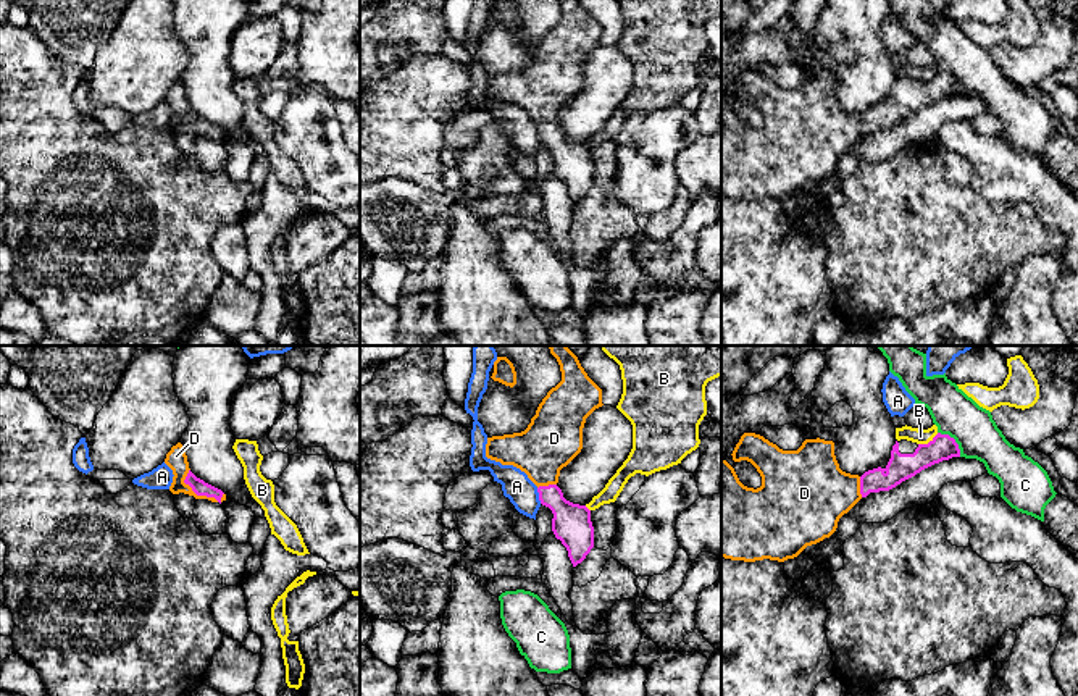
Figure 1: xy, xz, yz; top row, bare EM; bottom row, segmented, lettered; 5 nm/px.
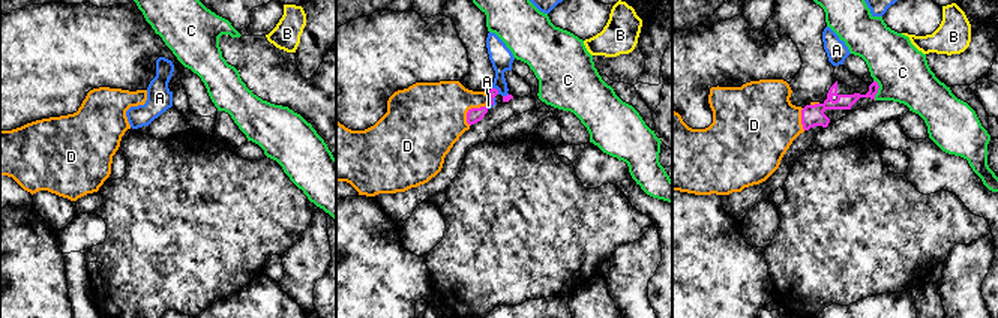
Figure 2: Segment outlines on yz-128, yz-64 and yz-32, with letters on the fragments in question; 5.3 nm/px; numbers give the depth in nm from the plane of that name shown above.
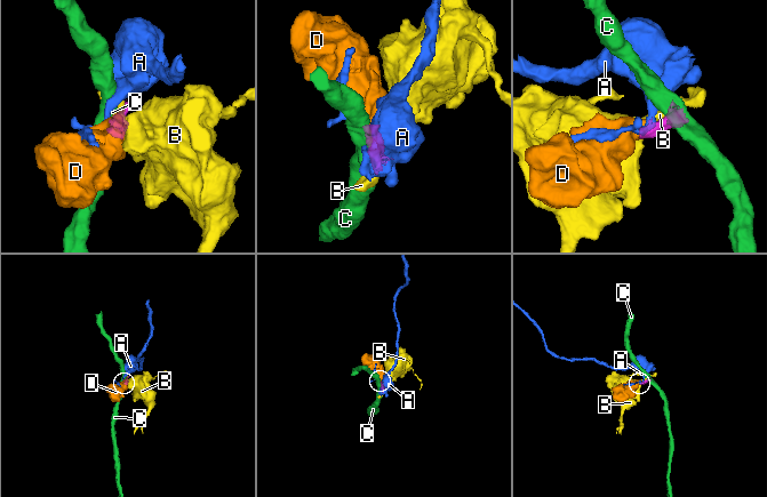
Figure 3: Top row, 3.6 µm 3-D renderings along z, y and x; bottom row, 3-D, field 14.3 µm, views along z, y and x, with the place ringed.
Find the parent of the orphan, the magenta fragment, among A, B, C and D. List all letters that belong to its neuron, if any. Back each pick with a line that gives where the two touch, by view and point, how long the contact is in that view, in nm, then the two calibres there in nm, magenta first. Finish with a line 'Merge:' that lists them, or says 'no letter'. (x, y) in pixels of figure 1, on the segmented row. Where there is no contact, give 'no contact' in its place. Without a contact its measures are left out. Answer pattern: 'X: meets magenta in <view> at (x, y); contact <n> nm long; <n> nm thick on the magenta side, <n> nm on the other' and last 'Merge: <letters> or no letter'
D: meets magenta in xy at (197, 494); contact 240 nm long; 80 nm thick on the magenta side, 110 nm on the other
Merge: D

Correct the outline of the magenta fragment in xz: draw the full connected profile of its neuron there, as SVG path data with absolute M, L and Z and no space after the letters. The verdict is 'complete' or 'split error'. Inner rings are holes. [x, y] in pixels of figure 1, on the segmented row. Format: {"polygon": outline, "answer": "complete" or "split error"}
{"polygon": "M549 346L549 349L560 365L562 381L542 399L524 431L487 438L486 457L502 465L520 468L537 486L541 504L554 514L552 531L566 547L568 557L573 567L576 567L594 547L591 510L586 505L566 501L557 483L560 470L583 449L586 418L604 405L602 389L587 376L578 357L566 346Z", "answer": "split error"}

